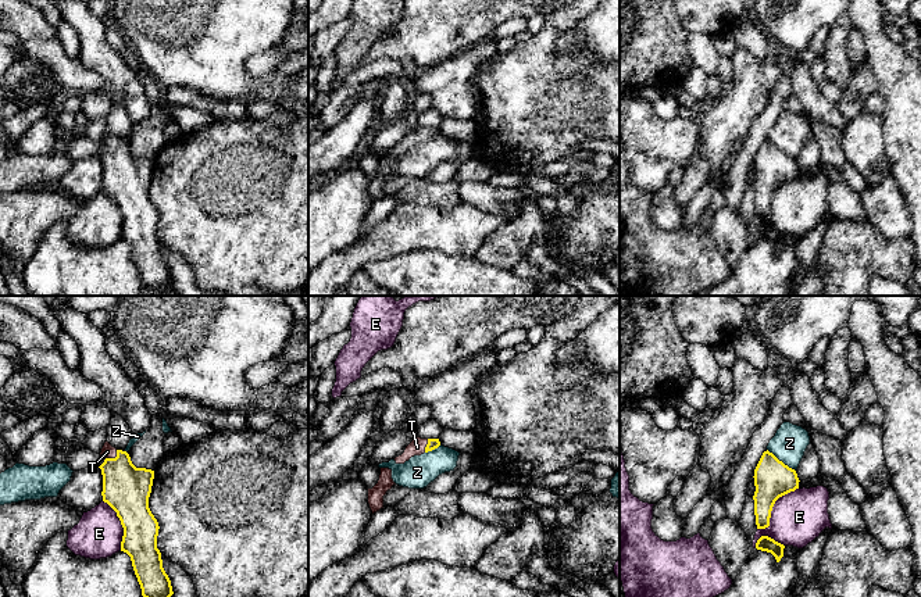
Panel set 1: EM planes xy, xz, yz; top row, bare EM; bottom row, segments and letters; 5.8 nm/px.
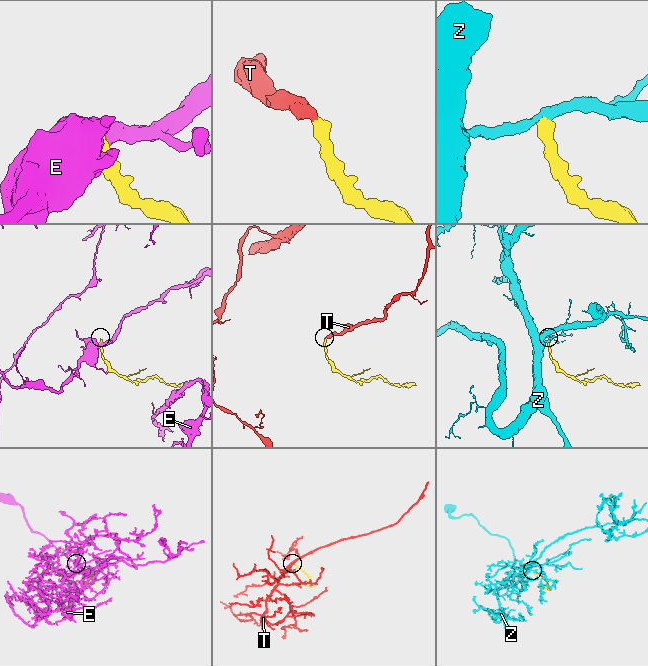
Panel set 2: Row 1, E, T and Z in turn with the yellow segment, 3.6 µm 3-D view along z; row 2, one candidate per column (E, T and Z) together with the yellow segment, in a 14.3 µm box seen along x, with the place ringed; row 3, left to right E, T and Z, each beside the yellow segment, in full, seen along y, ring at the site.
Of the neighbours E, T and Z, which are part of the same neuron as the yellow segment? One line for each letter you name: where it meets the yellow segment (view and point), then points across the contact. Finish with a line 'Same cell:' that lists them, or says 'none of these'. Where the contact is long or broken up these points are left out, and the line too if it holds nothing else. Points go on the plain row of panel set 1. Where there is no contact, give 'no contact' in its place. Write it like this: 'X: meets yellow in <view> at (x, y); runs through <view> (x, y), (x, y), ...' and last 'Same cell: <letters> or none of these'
T: meets yellow in xy at (113, 147); runs through xy (127, 178), (113, 147), (107, 140)
Same cell: T

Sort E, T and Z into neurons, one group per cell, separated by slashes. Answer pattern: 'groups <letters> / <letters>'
groups E / T / Z

